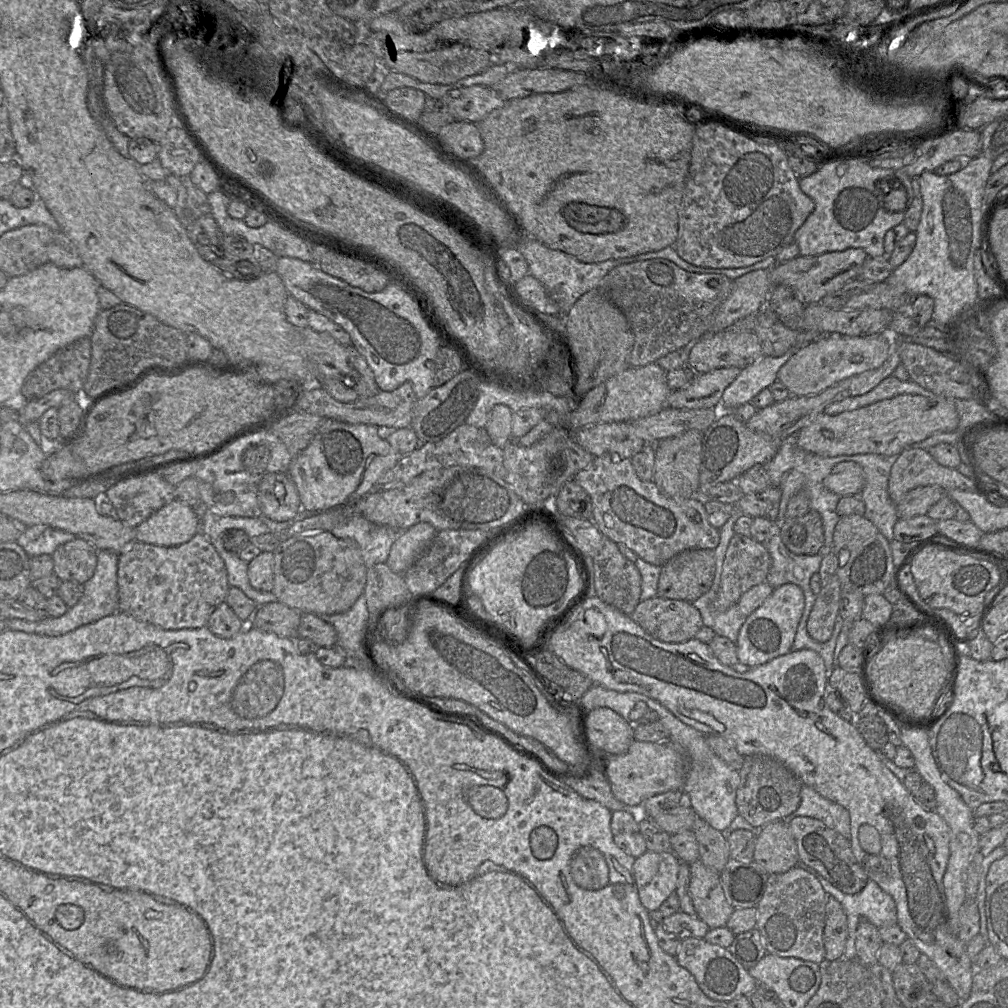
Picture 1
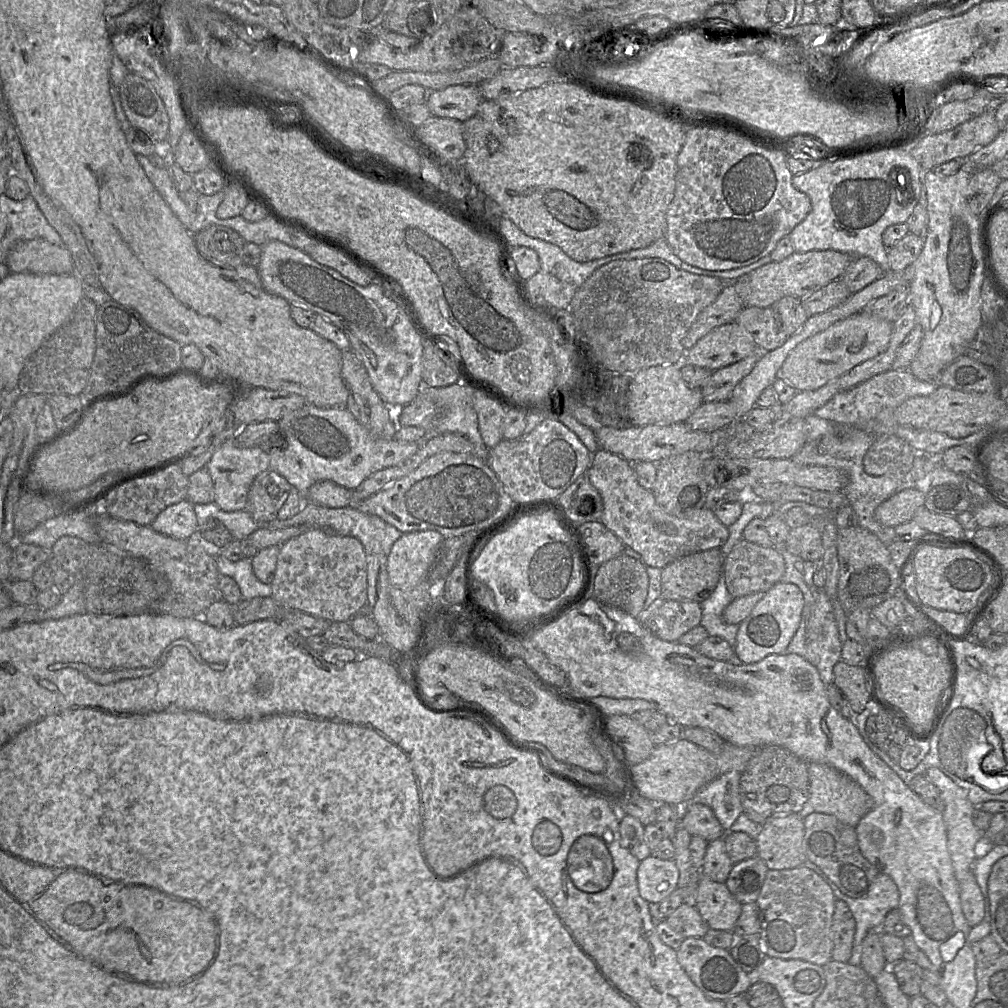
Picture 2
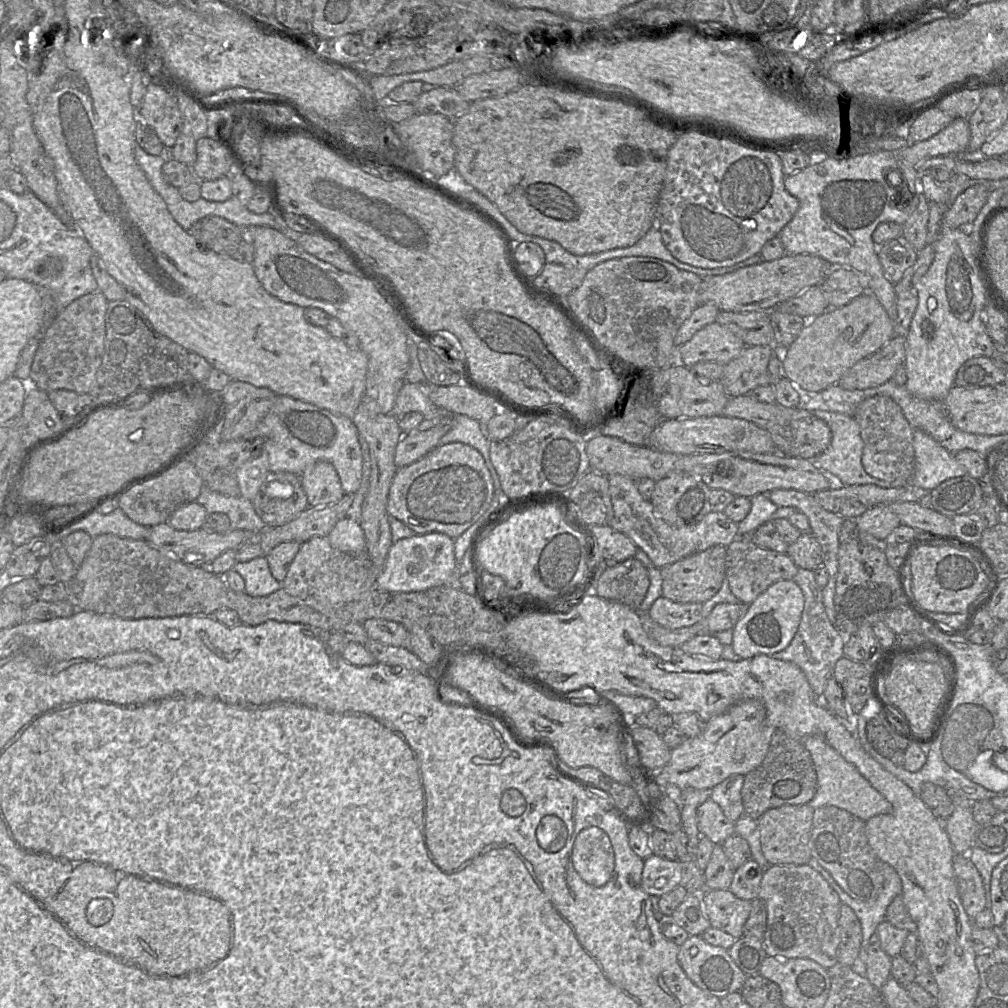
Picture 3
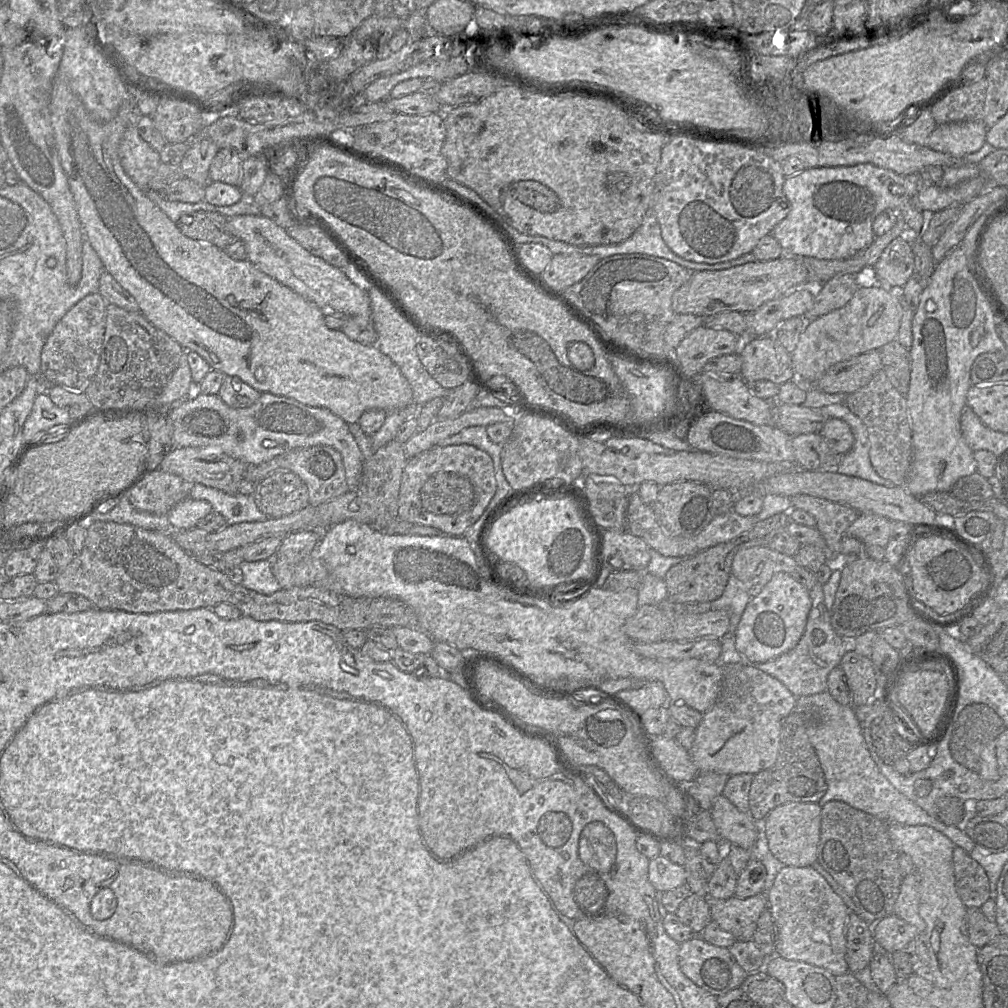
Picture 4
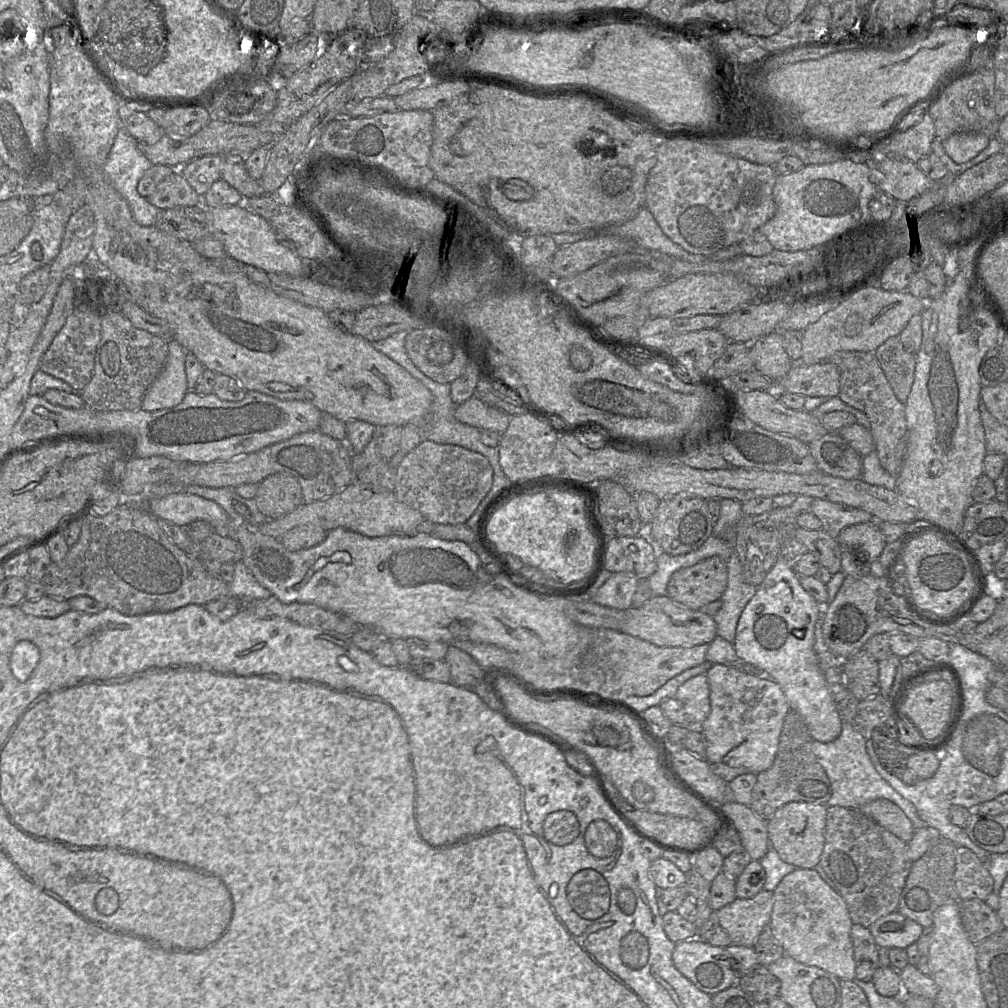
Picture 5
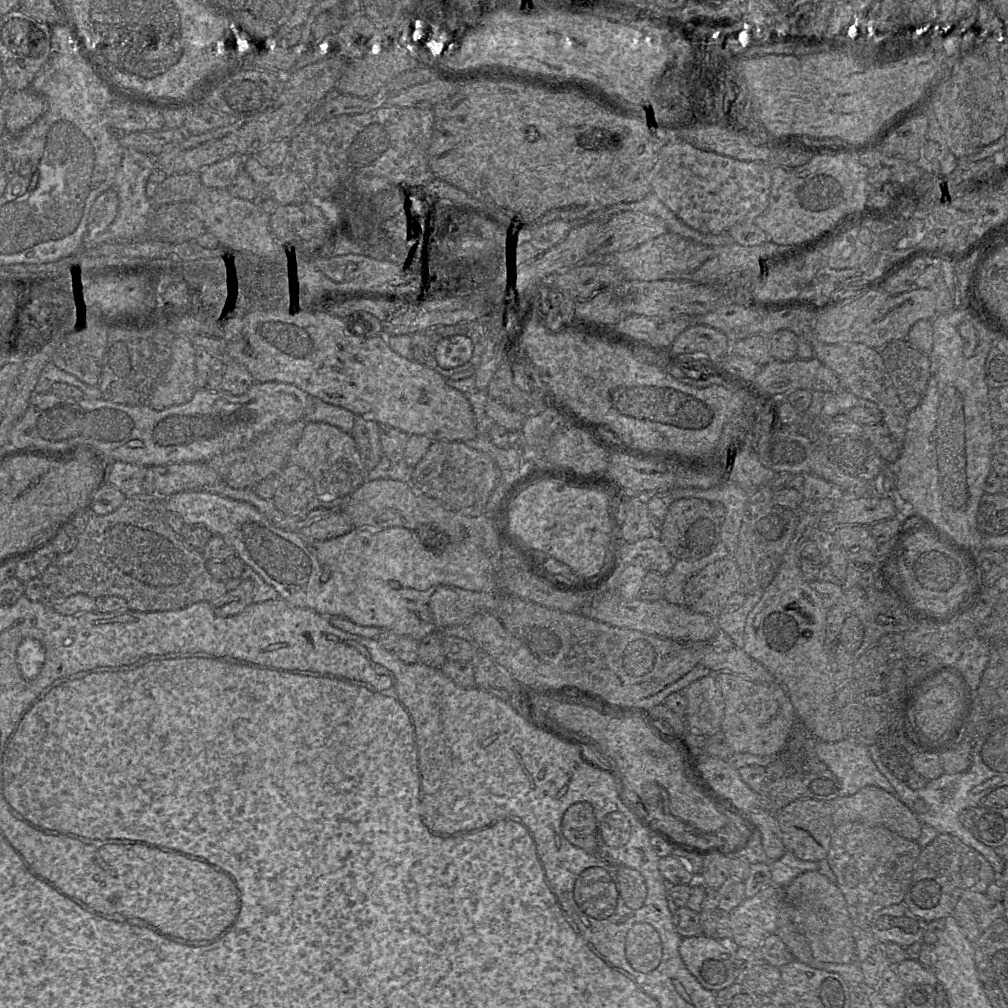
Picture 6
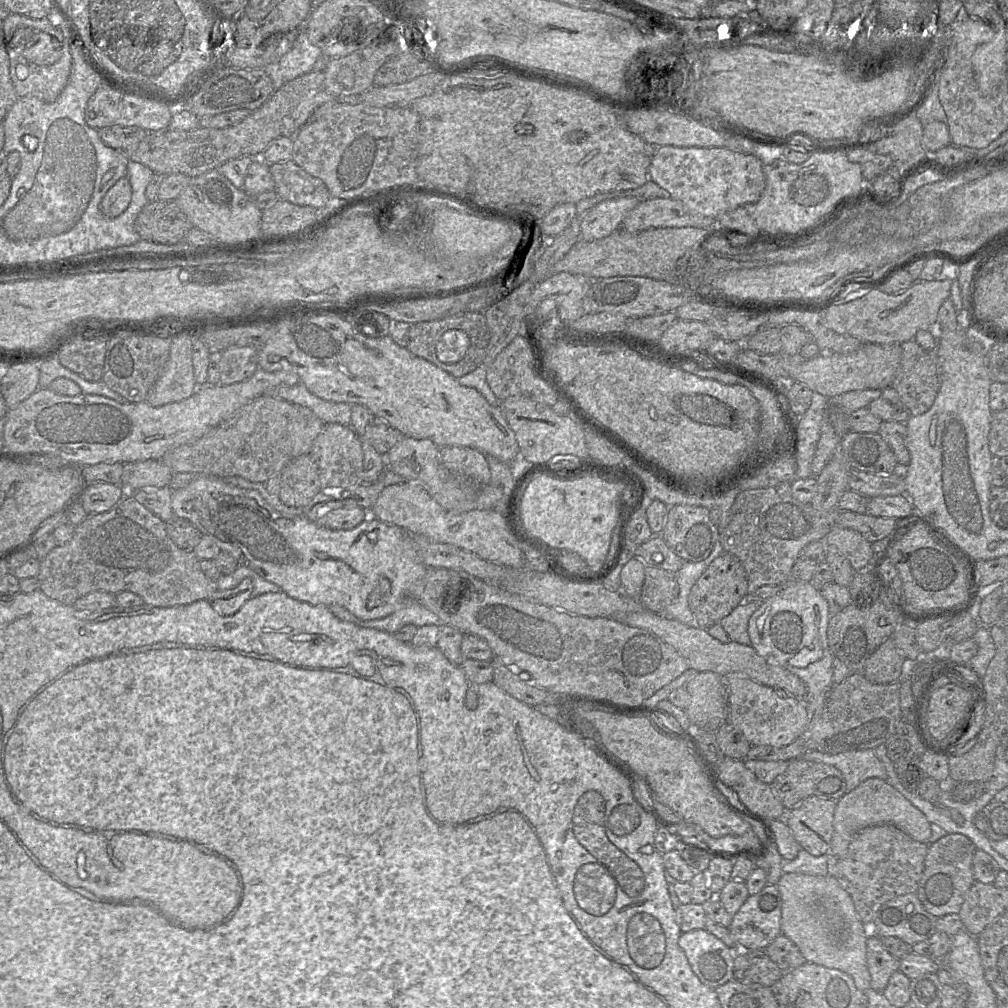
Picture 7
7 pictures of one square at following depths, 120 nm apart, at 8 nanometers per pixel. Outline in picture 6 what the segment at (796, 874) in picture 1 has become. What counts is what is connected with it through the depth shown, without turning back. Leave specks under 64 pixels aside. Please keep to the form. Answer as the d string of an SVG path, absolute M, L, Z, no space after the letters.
M818 870L796 876L784 887L784 899L793 908L793 922L806 937L812 955L821 962L847 964L856 961L854 924L846 900L837 886Z

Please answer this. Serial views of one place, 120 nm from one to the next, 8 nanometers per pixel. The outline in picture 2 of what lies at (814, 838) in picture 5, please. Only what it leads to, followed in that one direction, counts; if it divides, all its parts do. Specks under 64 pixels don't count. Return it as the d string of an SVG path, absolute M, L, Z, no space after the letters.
M798 813L774 814L761 824L756 838L757 856L768 869L803 866L806 861L803 819Z

